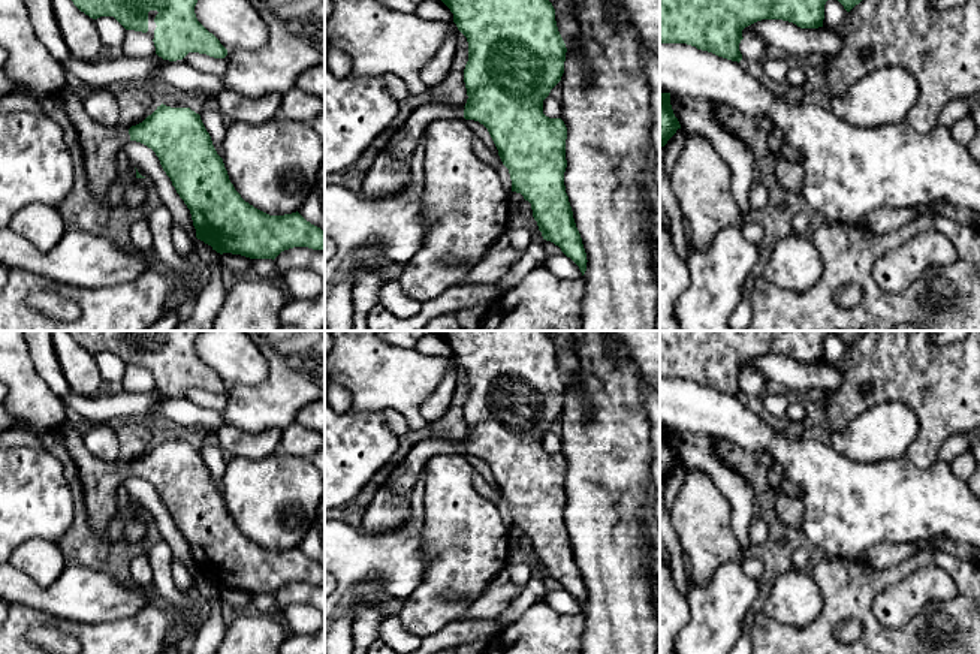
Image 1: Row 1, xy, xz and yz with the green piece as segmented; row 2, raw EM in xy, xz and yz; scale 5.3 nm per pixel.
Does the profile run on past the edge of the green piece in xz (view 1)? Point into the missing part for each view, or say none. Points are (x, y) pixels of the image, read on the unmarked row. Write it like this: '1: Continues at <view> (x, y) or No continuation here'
1: Continues at xz (389, 509)

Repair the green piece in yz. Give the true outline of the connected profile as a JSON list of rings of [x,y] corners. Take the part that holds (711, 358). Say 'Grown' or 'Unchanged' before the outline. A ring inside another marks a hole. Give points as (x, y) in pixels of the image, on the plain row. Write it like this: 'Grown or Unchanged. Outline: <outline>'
Unchanged. Outline: [[[660,331],[660,379],[687,379],[739,398],[745,362],[762,355],[783,355],[800,364],[818,364],[830,334],[850,347],[865,331]]]

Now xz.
Grown. Outline: [[[435,331],[453,349],[453,358],[468,377],[464,404],[467,438],[417,441],[379,488],[362,516],[362,530],[380,534],[398,530],[410,518],[411,492],[420,471],[438,453],[465,453],[483,459],[503,500],[509,504],[512,527],[531,539],[543,575],[554,578],[581,605],[587,606],[587,588],[576,563],[564,521],[567,462],[561,453],[543,449],[543,436],[561,416],[566,379],[558,367],[555,344],[546,331]]]

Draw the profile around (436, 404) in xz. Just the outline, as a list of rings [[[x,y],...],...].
[[[450,358],[449,361],[450,368],[447,374],[420,404],[420,415],[425,418],[426,422],[440,421],[446,415],[452,403],[456,389],[456,373],[459,365],[455,358]]]

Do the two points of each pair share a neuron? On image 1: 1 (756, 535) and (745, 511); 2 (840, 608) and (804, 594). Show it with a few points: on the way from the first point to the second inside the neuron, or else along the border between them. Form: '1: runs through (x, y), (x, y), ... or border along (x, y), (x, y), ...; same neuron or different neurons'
1: border along (754, 514), (750, 523), (751, 544); different neurons
2: border along (813, 573), (822, 611), (798, 627); different neurons

